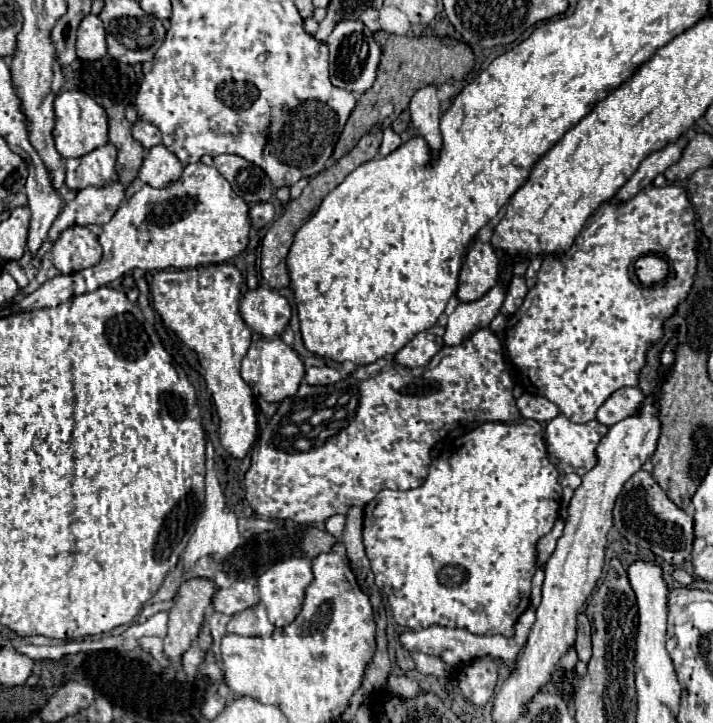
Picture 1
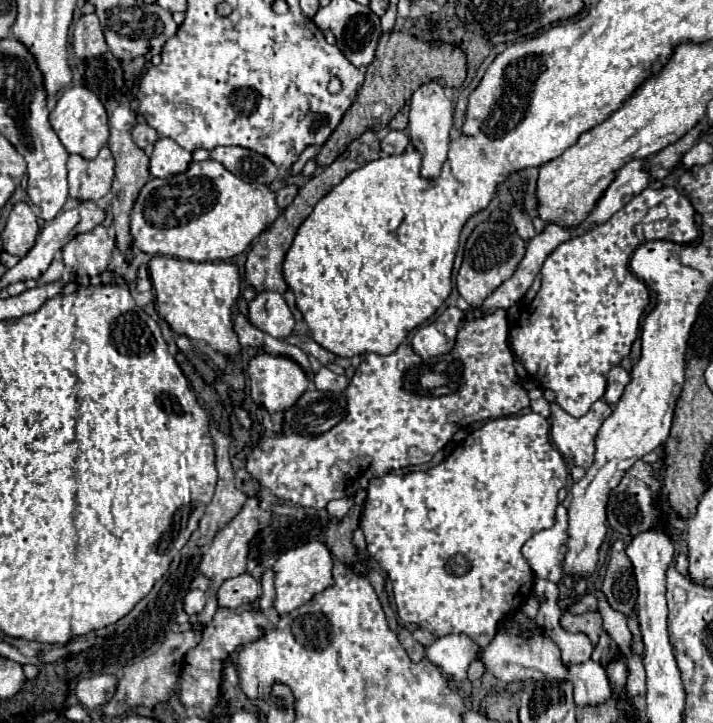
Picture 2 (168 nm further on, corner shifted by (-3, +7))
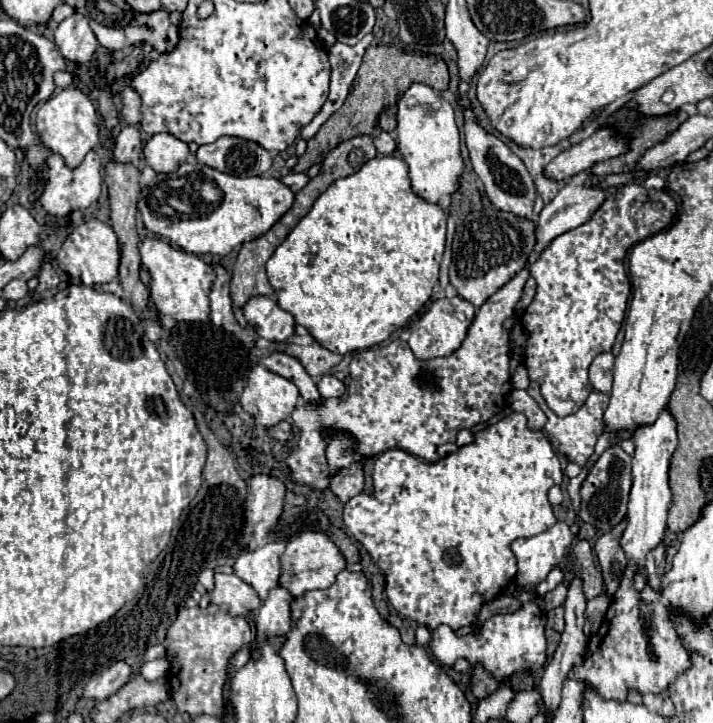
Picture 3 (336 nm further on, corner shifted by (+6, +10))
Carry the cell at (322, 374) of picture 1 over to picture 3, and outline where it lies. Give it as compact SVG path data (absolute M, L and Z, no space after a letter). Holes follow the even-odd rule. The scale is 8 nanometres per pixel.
M326 374L326 376L322 376L320 382L318 382L318 390L320 390L322 398L340 398L340 396L344 396L346 386L344 386L344 382L340 382L336 376Z

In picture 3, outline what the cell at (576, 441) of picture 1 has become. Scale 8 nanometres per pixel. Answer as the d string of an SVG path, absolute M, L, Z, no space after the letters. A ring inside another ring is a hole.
M530 382L530 386L526 388L526 392L540 404L540 408L542 408L542 410L546 412L546 416L548 416L548 422L546 422L546 426L544 426L544 432L548 434L548 440L550 440L554 452L564 454L570 462L576 462L578 466L586 466L588 458L594 454L594 446L596 446L598 436L606 430L606 424L604 424L604 410L608 408L610 396L604 394L604 392L596 392L596 390L594 390L594 392L588 396L588 400L584 402L584 406L582 406L576 414L570 414L570 416L566 416L566 418L560 418L560 416L556 416L556 414L546 406L546 402L544 402L544 398L542 398L542 394L540 394L540 386L538 386L536 382Z

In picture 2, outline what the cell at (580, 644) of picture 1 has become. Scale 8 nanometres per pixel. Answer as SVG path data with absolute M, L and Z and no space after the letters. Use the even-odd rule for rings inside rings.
M589 611L589 613L583 613L583 615L565 613L561 617L561 627L565 627L571 633L585 633L589 637L591 645L597 645L601 629L603 629L603 621L601 621L601 615L597 611L595 613Z

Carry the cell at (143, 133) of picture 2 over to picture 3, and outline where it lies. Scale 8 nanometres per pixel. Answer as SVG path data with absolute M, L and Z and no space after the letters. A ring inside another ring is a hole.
M124 126L114 142L114 160L122 164L138 164L142 154L142 138L136 126Z

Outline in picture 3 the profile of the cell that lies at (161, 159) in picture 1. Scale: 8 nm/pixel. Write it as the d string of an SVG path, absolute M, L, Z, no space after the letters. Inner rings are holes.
M168 132L162 134L154 134L146 146L144 146L144 156L146 156L146 164L150 168L154 168L156 172L162 174L170 174L176 172L180 164L186 162L186 156L190 154L188 144L174 138Z

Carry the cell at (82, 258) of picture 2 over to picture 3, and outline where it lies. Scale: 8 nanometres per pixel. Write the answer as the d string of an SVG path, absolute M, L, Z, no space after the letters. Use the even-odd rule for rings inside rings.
M96 218L86 220L84 224L76 226L68 234L68 238L64 240L56 260L58 260L60 270L64 270L72 280L78 280L78 282L88 284L88 286L108 284L118 276L118 264L120 264L118 236L112 230L112 226L106 222L100 222Z

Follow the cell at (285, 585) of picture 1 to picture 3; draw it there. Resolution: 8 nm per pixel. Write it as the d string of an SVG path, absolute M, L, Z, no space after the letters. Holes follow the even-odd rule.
M304 532L286 546L286 552L282 556L280 586L288 586L292 596L298 598L308 590L332 586L336 580L336 574L342 572L346 568L346 564L348 562L340 554L338 546L324 532Z

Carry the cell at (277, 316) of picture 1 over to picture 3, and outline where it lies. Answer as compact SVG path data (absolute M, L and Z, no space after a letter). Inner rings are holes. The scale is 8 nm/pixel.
M268 296L250 298L242 310L248 324L254 326L258 336L270 342L288 342L288 338L294 334L294 316L282 310Z

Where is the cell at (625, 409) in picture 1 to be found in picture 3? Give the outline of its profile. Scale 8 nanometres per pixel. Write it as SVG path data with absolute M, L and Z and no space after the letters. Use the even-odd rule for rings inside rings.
M604 352L598 354L590 364L590 384L600 392L612 390L612 368L614 368L614 354Z

